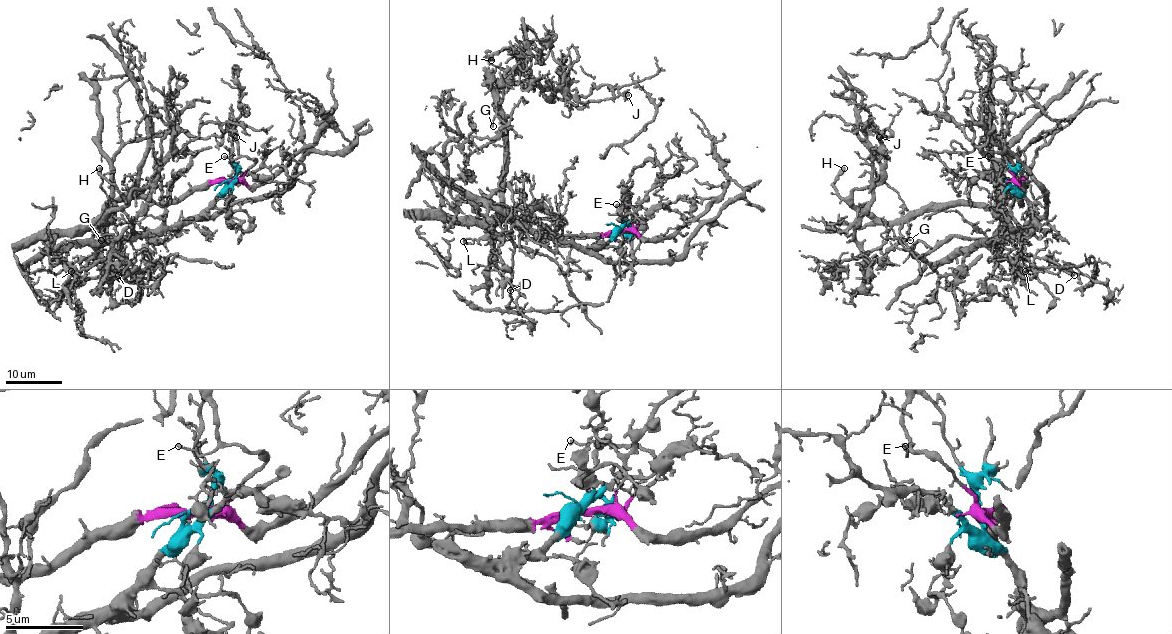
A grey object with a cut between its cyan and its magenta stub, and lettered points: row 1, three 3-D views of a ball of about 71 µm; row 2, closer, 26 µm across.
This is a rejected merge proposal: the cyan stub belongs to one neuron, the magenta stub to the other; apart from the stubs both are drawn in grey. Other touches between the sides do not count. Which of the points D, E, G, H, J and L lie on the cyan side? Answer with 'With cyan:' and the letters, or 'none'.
With cyan: D, L

